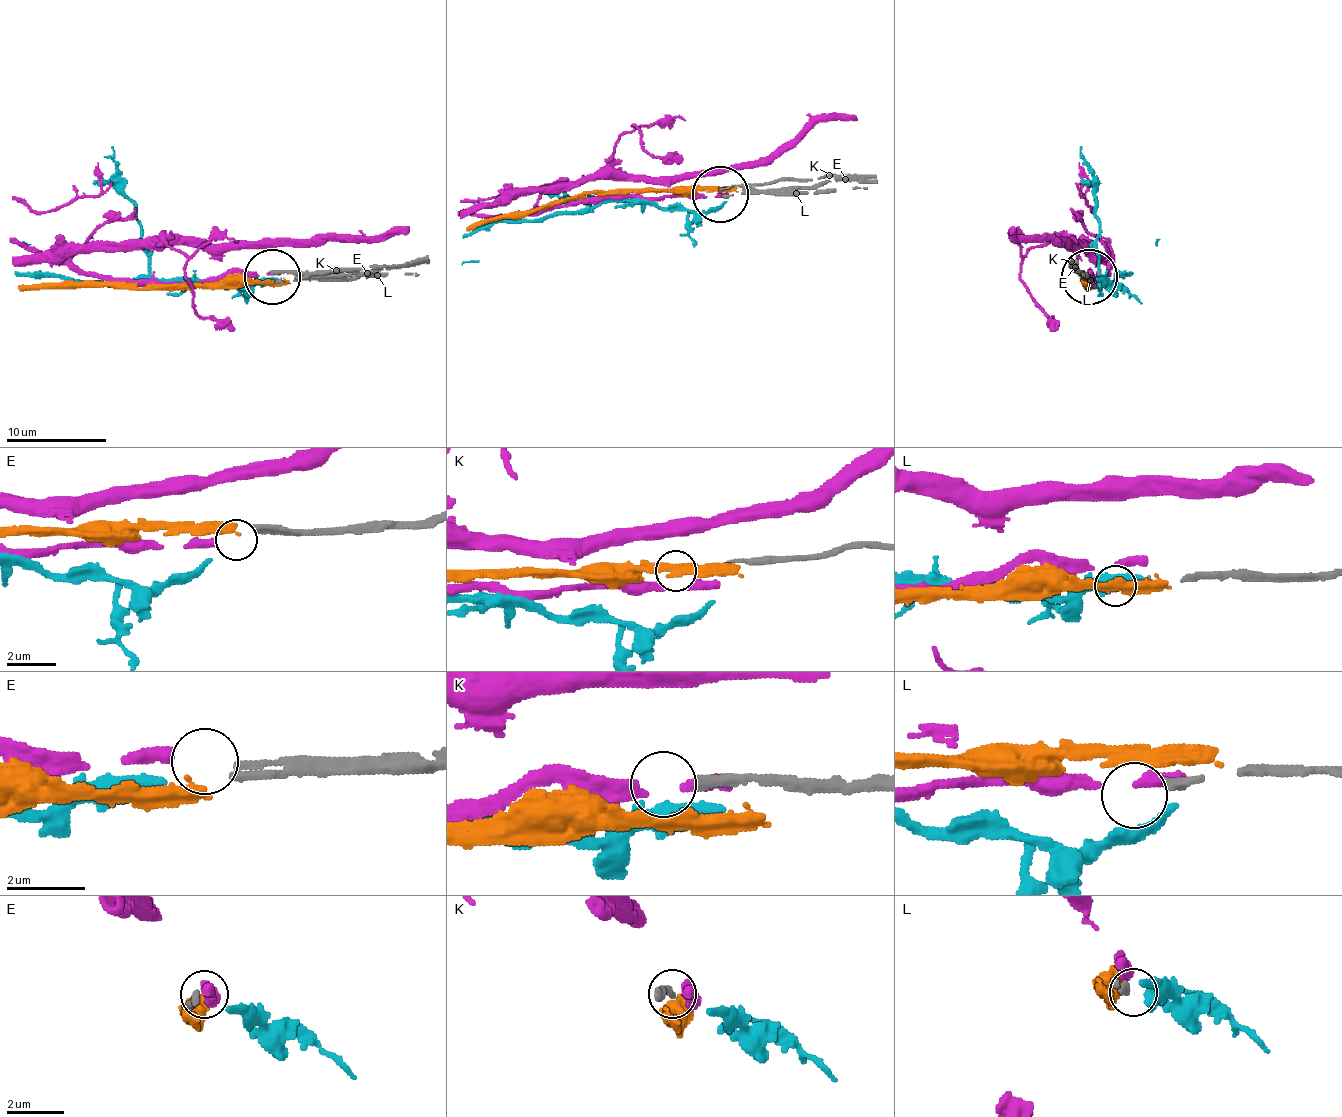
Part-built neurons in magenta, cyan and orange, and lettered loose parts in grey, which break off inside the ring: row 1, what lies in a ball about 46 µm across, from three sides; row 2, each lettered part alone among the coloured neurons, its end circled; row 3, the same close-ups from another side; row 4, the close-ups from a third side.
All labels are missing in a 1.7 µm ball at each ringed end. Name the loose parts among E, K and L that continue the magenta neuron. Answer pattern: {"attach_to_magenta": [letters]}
{"attach_to_magenta": ["E"]}

